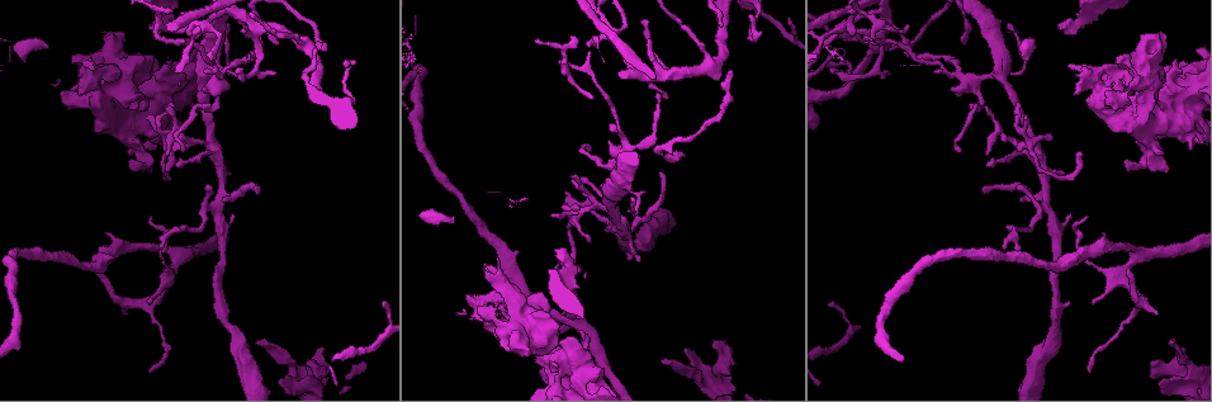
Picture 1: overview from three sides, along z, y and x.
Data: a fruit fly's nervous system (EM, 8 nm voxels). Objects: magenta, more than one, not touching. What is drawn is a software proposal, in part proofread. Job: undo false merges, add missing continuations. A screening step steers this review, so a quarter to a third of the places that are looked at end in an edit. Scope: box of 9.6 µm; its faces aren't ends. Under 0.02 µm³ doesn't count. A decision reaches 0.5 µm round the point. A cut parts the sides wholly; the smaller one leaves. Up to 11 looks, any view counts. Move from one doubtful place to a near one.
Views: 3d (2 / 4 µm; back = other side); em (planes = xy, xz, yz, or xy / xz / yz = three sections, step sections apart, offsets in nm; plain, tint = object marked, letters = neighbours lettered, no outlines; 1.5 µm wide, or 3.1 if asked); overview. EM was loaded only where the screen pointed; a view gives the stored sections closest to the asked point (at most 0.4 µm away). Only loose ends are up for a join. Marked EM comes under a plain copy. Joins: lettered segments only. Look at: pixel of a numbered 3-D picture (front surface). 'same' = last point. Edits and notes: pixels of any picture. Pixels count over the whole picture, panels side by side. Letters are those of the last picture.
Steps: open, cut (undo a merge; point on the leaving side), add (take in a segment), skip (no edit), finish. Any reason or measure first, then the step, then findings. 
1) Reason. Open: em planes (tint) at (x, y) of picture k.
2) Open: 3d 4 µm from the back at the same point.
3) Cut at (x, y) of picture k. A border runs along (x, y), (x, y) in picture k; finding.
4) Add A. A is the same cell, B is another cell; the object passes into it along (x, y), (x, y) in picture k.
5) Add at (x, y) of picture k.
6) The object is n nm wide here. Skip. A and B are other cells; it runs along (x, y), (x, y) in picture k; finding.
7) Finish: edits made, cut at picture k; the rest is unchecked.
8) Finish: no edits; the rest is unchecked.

Thin end. Open: 3d 2 µm at (183, 147) of picture 1.

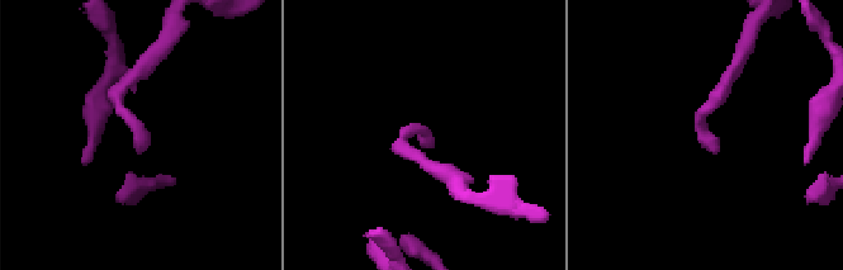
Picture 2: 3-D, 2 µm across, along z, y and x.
Shape alone is not enough. Open: em planes (tint) at (716, 141) of picture 2.

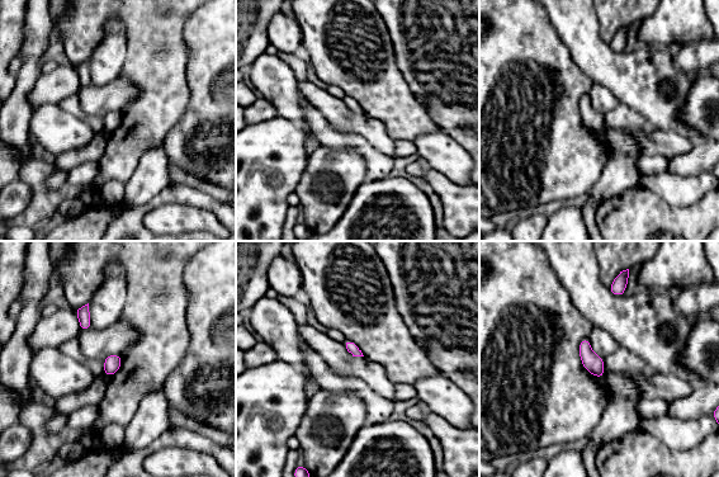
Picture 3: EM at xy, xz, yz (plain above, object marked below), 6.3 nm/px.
Open: em planes (letters) at the same point.

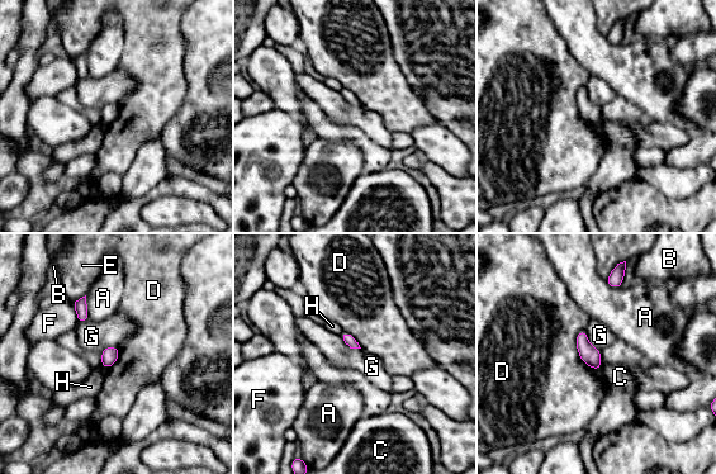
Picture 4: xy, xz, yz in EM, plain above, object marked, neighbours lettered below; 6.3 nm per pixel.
Skip. A, B, C, D, E, F, G and H are other cells; a border runs along (338, 335), (350, 347), (360, 349) in picture 4; no lettered segment goes on from it.

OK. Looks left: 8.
Free end. Open: 3d 4 µm at (1051, 136) of picture 1.

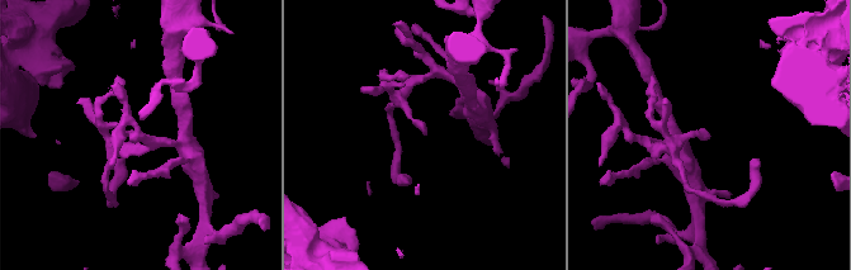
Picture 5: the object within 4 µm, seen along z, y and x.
Need the tissue. Open: em yz step 4 (tint) at (707, 136) of picture 5.

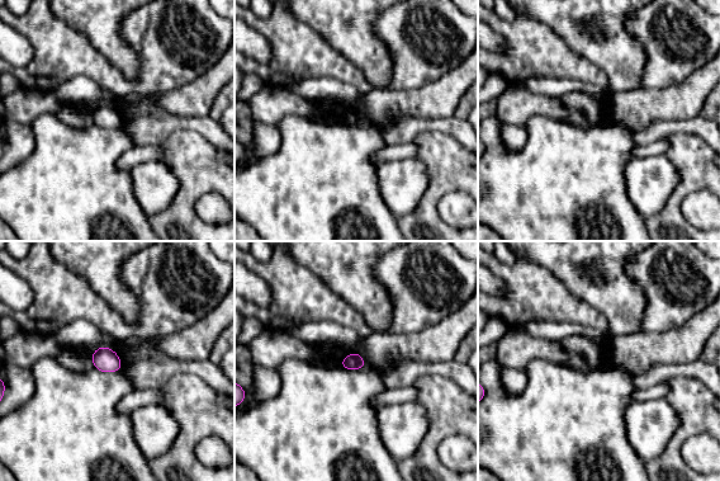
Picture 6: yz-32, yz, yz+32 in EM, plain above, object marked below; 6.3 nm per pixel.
Open: em planes (letters) at the same point.

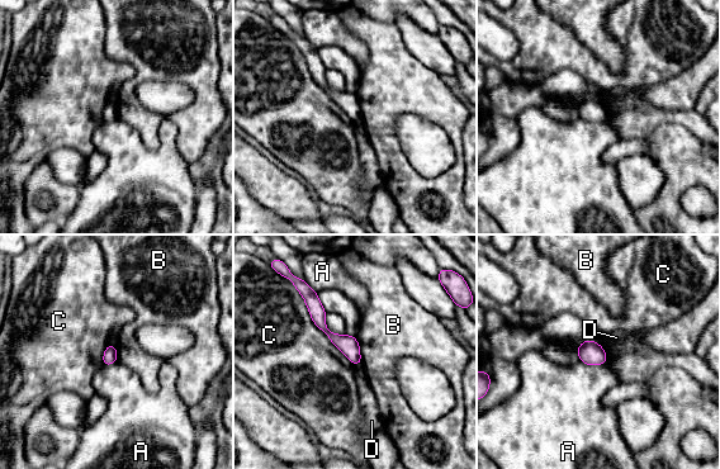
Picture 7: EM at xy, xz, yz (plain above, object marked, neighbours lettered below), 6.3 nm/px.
The object is 90 nm wide here. Skip. A, B, C and D are other cells; it runs along (307, 298), (323, 328), (358, 361) in picture 7; none of them fits.

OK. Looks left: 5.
Sharp bend. Open: em planes (tint) at (156, 34) of picture 1.

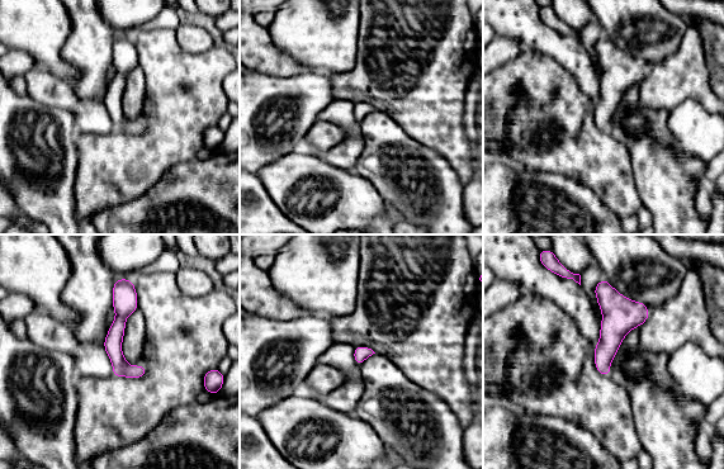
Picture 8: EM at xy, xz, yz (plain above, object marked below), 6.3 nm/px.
See the neighbours. Open: em planes (letters) at the same point.

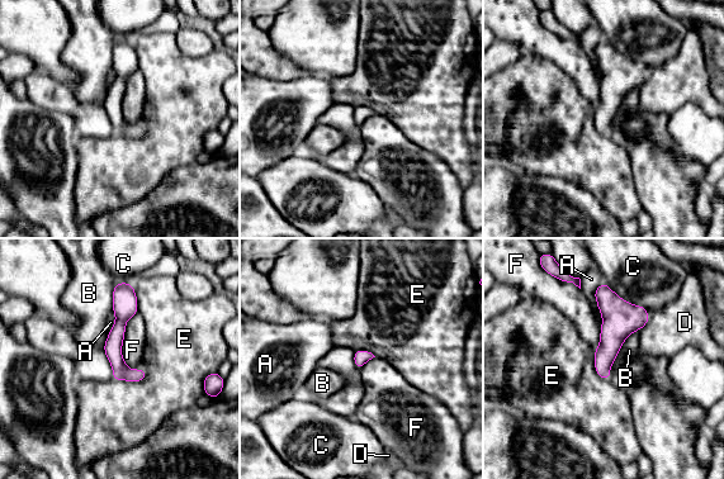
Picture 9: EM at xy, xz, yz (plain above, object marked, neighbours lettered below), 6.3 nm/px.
Skip. A, B, C, D, E and F are other cells; a border runs along (137, 312), (122, 344), (131, 370) in picture 9; all the same neuron.

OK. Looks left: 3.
Free end. Open: em planes (tint) at (1174, 62) of picture 1.

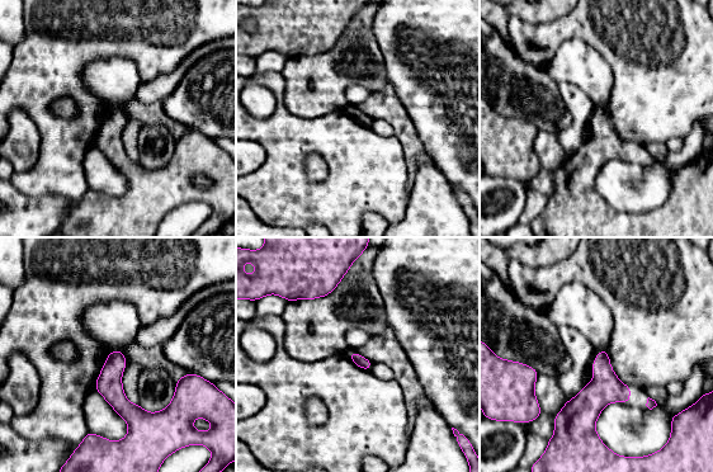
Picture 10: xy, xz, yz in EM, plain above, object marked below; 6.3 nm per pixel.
Open: em planes (letters) at the same point.

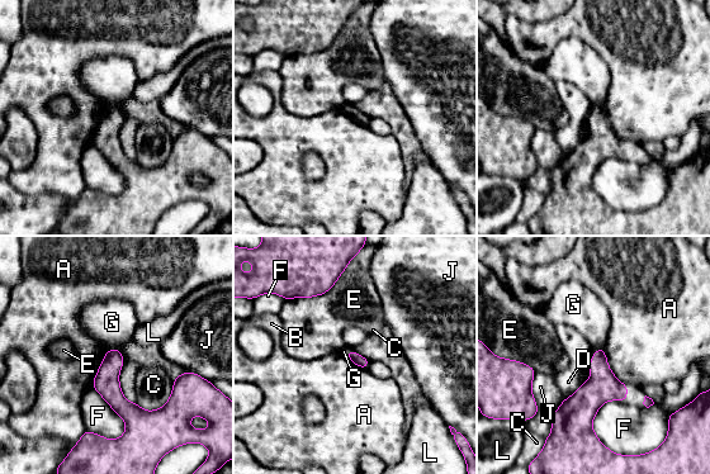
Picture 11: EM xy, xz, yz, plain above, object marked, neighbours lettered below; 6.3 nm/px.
Skip. A, B, C, D, E, F, G, J and L are other cells; no lettered segment goes on from it.

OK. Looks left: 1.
Finish: no edits; the rest is unchecked.

